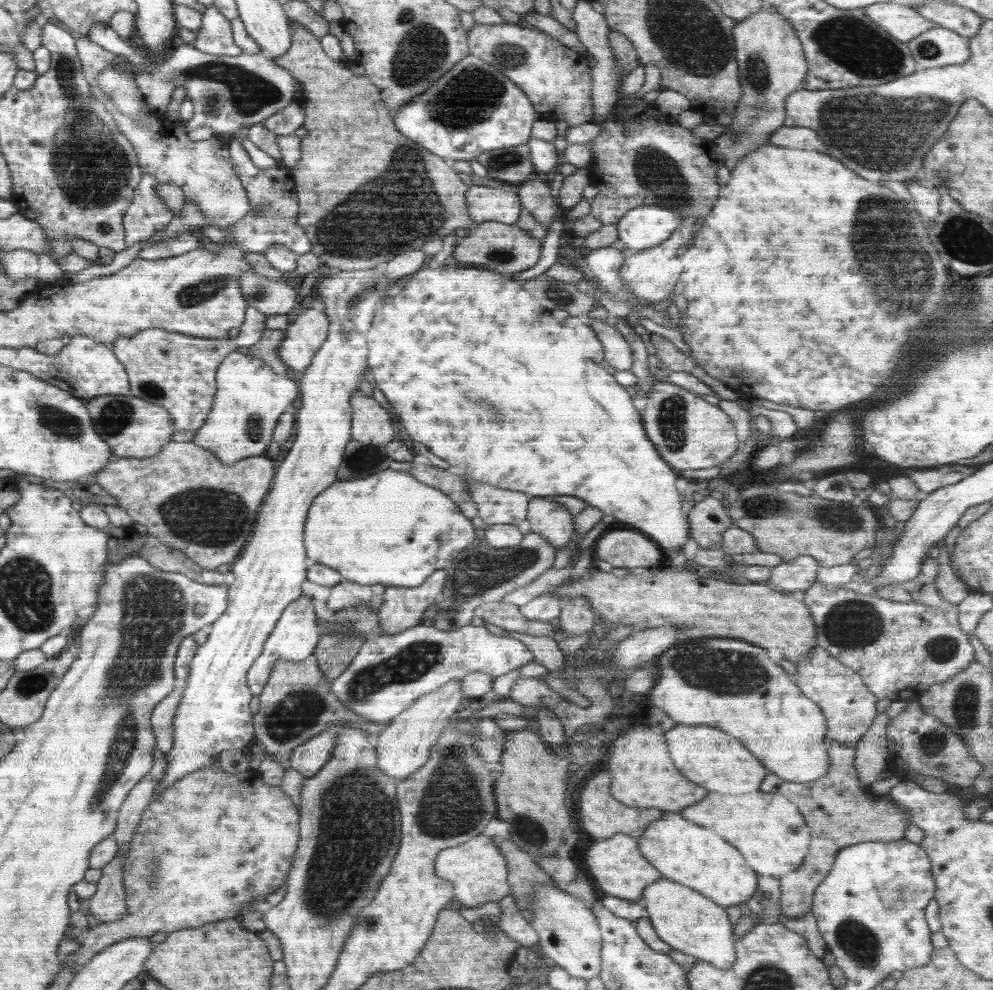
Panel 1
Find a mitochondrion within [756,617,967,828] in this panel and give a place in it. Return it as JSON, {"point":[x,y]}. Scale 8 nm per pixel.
{"point":[941,650]}

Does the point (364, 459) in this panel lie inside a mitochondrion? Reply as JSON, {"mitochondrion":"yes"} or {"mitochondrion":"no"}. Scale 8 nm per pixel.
{"mitochondrion":"yes"}

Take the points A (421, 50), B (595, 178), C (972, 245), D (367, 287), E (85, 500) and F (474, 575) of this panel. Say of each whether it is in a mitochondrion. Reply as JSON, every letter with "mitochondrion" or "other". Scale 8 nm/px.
{"A":"mitochondrion","B":"other","C":"mitochondrion","D":"mitochondrion","E":"other","F":"mitochondrion"}

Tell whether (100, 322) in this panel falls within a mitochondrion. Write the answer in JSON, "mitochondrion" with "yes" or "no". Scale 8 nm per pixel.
{"mitochondrion":"no"}

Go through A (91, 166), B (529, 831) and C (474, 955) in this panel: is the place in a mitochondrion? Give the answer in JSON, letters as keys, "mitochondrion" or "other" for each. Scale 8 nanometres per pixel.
{"A":"mitochondrion","B":"mitochondrion","C":"other"}

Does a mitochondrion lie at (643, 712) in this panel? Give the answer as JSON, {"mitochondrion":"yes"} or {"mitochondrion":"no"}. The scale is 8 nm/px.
{"mitochondrion":"no"}

